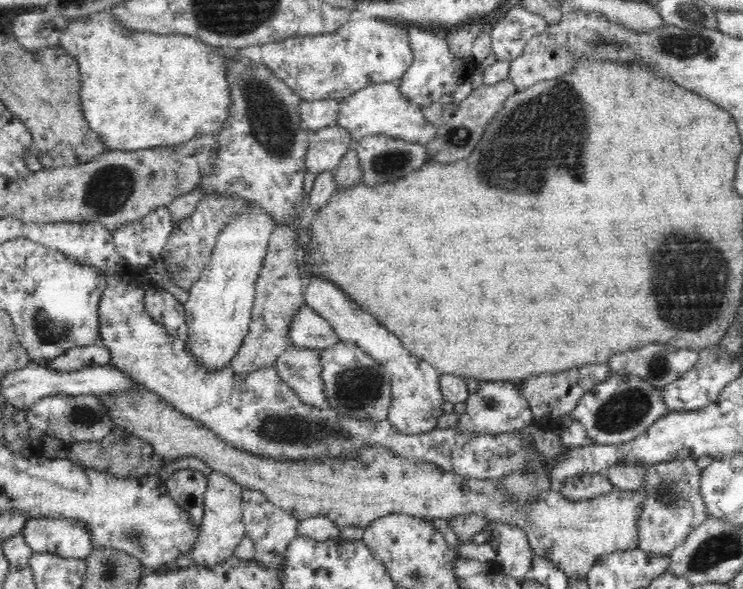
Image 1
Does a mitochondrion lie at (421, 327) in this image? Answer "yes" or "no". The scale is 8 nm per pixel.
no

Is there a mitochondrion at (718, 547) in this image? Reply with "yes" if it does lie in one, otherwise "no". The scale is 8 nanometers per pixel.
yes

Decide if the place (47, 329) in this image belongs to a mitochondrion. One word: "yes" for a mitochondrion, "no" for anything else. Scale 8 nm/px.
yes

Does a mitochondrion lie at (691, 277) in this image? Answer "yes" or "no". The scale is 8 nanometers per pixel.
yes

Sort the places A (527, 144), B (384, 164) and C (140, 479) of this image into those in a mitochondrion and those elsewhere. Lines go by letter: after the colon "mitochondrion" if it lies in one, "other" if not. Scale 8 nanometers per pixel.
A: mitochondrion
B: mitochondrion
C: other

